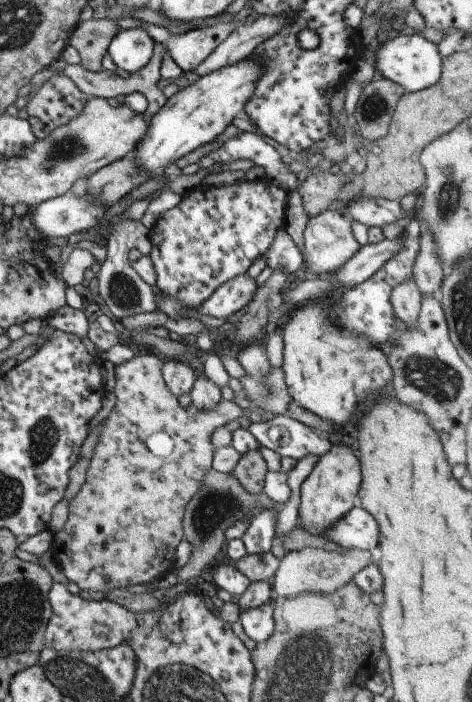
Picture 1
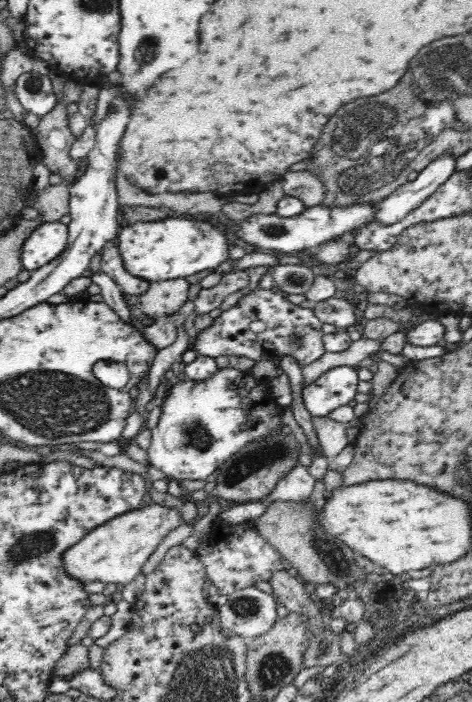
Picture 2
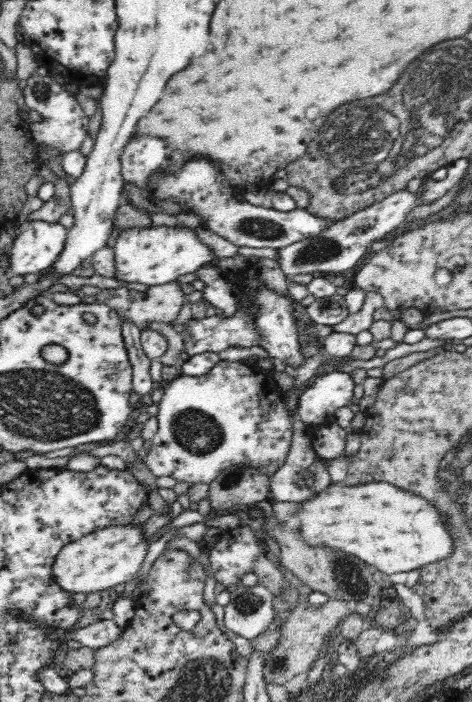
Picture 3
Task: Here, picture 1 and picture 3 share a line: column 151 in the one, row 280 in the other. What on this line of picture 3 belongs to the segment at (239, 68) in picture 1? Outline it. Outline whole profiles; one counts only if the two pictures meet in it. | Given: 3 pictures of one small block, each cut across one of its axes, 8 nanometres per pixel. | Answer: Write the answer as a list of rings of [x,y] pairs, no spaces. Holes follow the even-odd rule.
[[[144,228],[131,229],[116,233],[111,245],[115,255],[114,278],[124,284],[146,284],[146,286],[158,286],[176,281],[182,274],[190,274],[204,265],[213,264],[216,261],[215,256],[210,249],[203,245],[192,229],[176,228]]]

